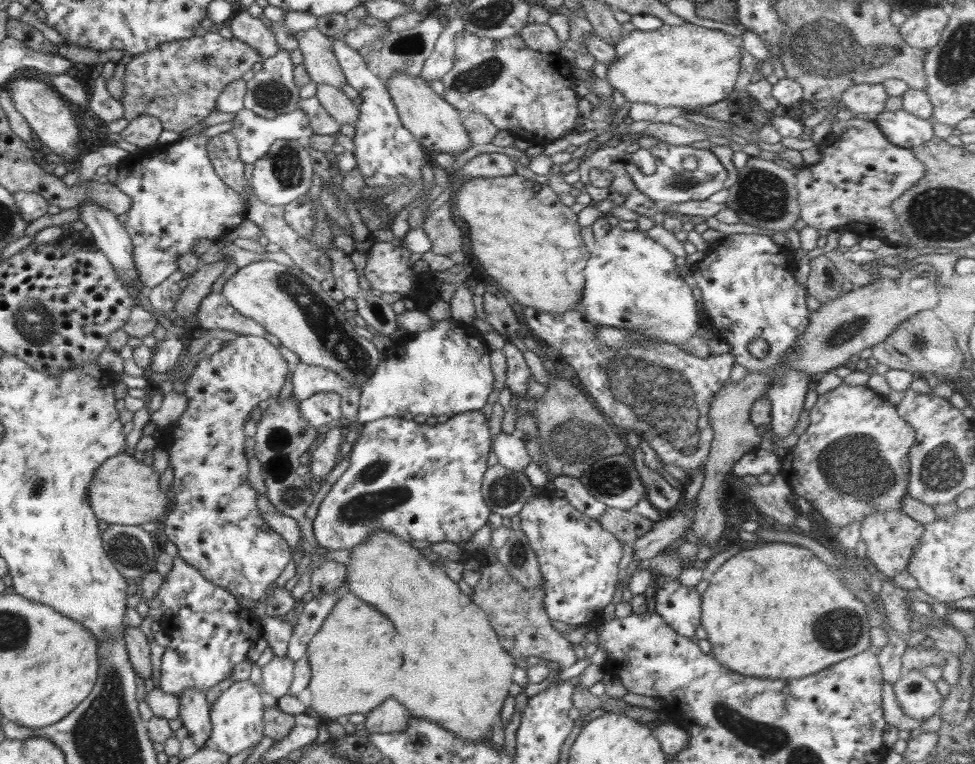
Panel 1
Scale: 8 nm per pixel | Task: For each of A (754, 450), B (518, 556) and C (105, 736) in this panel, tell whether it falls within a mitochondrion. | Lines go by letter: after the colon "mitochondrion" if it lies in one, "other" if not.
A: other
B: mitochondrion
C: mitochondrion

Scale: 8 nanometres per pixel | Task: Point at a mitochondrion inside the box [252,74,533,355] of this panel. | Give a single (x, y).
(287, 166)

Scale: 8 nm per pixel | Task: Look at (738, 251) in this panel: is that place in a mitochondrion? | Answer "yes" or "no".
no

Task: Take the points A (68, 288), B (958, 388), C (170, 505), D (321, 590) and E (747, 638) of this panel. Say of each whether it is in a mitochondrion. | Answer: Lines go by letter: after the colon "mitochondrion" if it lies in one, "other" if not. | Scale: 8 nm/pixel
A: other
B: other
C: other
D: other
E: other

